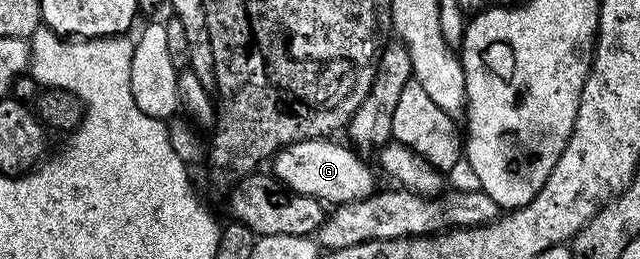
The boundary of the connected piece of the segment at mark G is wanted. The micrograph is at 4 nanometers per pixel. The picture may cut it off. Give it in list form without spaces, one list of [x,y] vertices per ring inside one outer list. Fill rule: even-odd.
[[[327,136],[318,140],[306,138],[284,146],[274,155],[274,173],[281,176],[283,185],[293,192],[318,198],[324,204],[340,204],[369,197],[376,189],[370,168],[354,154],[356,151],[350,145],[342,146],[341,143],[330,142],[329,139]]]

